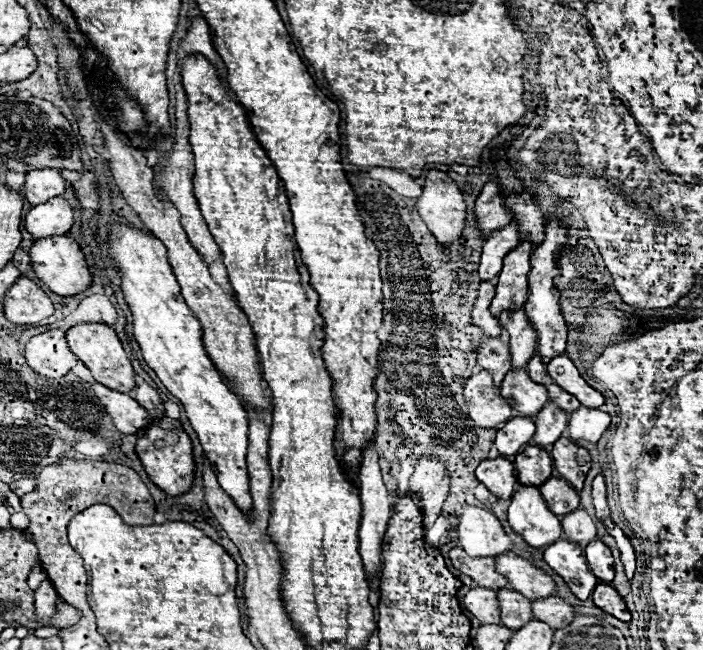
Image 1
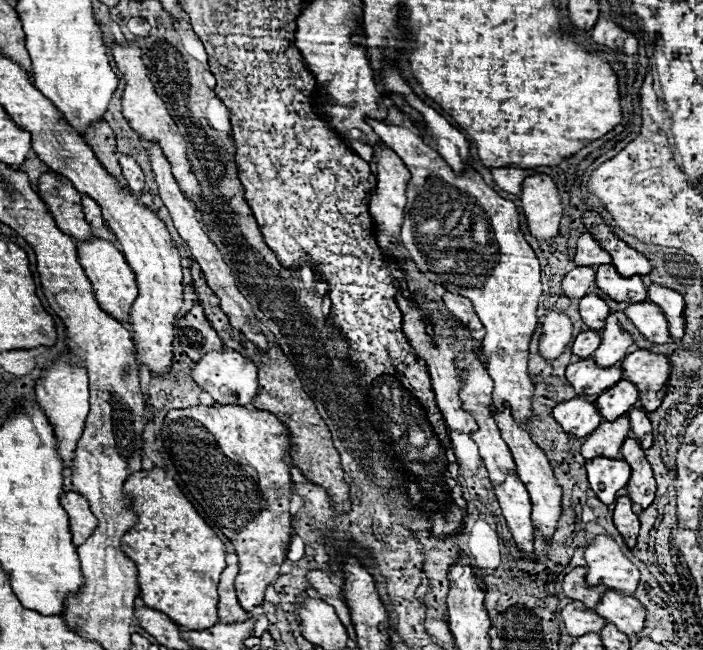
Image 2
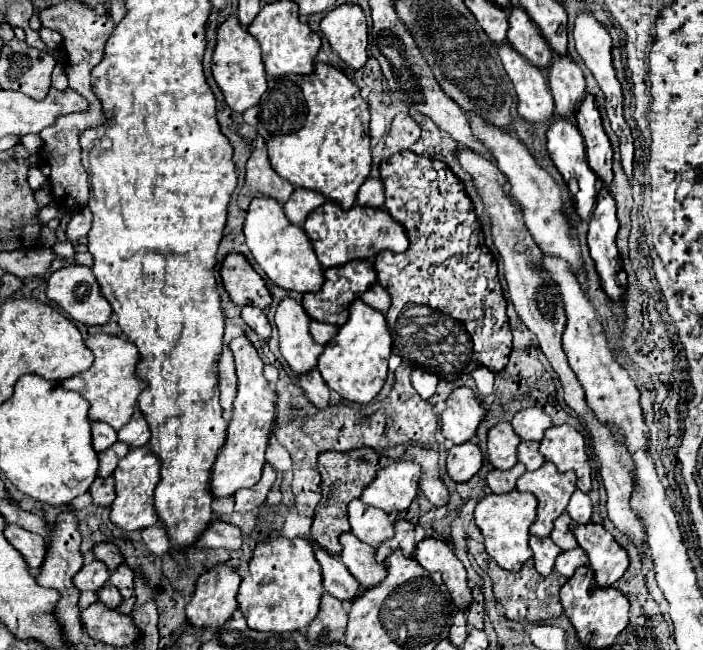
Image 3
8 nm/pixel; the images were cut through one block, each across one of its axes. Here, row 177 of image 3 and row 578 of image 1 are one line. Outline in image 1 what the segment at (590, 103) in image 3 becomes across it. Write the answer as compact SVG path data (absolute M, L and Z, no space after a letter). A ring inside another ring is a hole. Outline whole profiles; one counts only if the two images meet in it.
M596 540L596 542L590 542L586 546L586 560L588 560L588 568L590 572L602 580L602 582L610 582L614 578L614 560L612 560L612 552L610 548Z

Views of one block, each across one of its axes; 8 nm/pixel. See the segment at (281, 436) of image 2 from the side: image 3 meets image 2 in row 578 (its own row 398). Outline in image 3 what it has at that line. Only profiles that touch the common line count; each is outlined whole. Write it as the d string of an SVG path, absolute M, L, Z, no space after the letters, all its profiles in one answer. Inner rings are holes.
M238 336L230 340L228 348L236 360L238 374L238 396L234 400L234 414L230 426L226 430L226 442L218 452L218 458L212 466L212 496L226 498L234 496L240 488L252 488L260 476L264 466L264 452L268 448L268 436L272 432L274 422L274 400L276 394L270 390L268 380L264 378L264 362L260 360L256 348L246 336Z

